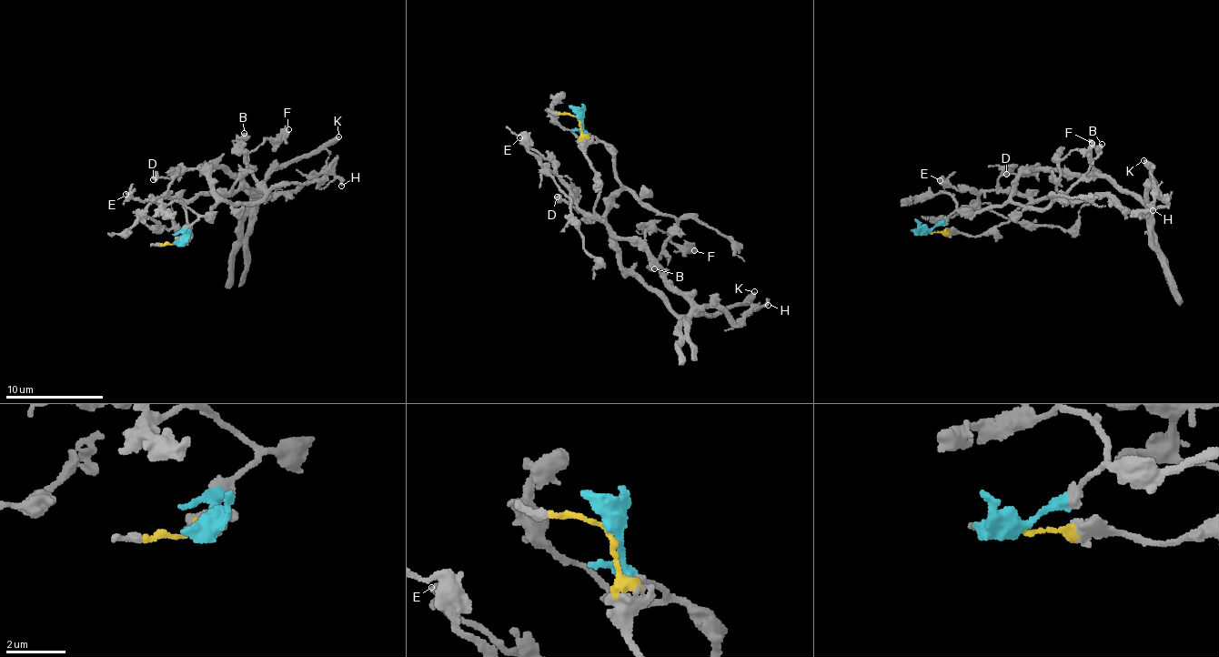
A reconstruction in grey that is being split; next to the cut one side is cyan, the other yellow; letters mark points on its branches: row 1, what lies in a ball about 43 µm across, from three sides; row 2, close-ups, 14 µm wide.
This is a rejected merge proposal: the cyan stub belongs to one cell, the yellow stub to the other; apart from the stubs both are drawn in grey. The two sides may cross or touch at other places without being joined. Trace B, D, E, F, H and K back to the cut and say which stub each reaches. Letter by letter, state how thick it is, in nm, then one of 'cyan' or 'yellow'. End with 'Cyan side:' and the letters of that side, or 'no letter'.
B: 480 nm thick; cyan
D: 480 nm thick; cyan
E: 280 nm thick; yellow
F: 400 nm thick; yellow
H: 280 nm thick; yellow
K: 400 nm thick; cyan
Cyan side: B, D, K

